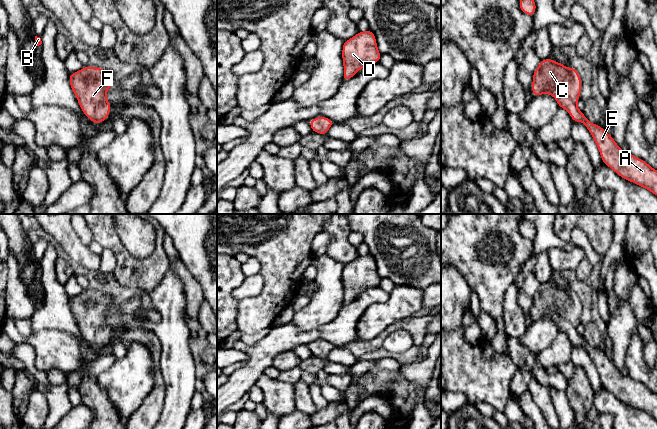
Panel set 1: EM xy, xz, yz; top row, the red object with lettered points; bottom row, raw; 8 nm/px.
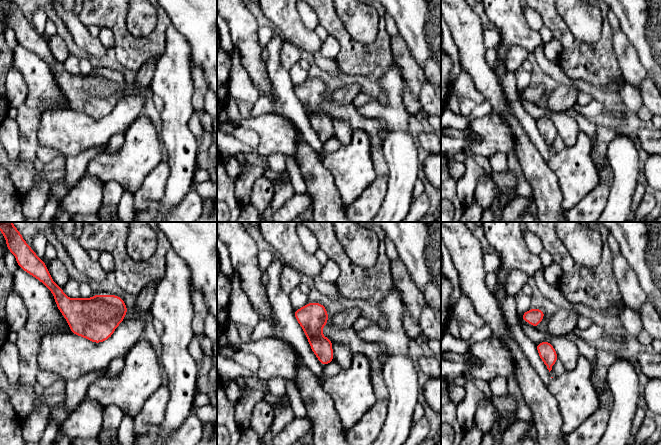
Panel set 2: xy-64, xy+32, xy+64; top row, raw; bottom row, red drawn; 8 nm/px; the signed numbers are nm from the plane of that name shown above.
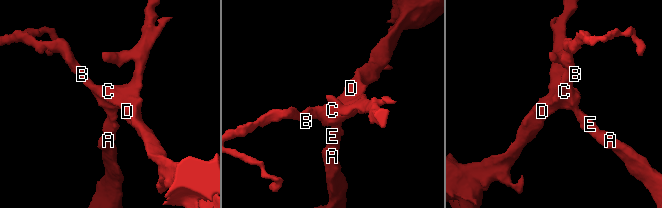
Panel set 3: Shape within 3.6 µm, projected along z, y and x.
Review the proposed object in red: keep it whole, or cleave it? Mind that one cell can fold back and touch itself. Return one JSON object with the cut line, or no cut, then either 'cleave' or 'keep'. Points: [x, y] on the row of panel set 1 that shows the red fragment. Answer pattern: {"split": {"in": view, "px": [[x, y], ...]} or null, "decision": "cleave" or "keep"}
{"split": null, "decision": "keep"}

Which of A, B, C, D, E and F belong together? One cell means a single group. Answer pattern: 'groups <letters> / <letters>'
groups A B C D E F

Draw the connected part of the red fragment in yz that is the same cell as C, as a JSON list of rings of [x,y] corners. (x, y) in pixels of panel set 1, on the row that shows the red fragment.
[[[547,58],[541,60],[532,75],[534,97],[542,94],[552,95],[559,108],[567,110],[573,122],[582,122],[586,126],[605,165],[621,178],[644,187],[657,196],[657,170],[631,153],[623,152],[612,135],[599,125],[591,123],[578,109],[577,101],[580,98],[582,80],[574,67],[568,69],[565,65]]]

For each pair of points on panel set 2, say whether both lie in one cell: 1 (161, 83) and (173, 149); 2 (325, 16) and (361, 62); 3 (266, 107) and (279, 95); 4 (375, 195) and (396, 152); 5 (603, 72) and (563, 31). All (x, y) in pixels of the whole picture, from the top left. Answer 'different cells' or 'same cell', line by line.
1: same cell
2: same cell
3: same cell
4: different cells
5: same cell

